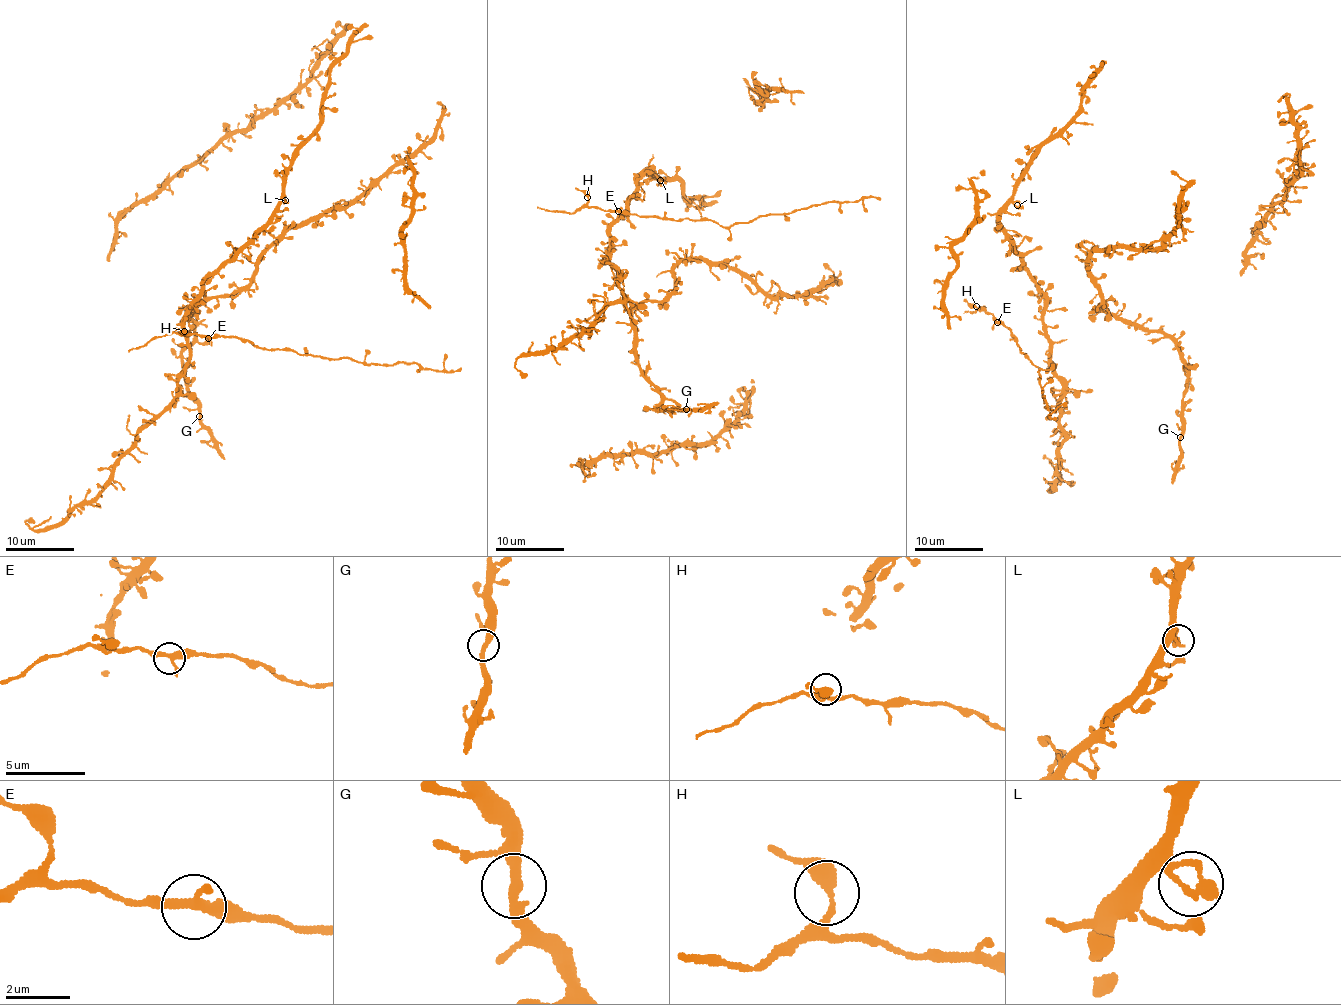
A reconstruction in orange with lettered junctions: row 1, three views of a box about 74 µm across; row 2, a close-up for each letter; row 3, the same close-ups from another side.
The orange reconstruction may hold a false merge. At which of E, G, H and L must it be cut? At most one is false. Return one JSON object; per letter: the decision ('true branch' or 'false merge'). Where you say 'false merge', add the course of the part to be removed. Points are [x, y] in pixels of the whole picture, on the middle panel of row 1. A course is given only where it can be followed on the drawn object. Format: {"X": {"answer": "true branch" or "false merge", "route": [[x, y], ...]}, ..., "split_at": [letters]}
{"E": {"answer": "true branch"}, "G": {"answer": "true branch"}, "H": {"answer": "true branch"}, "L": {"answer": "true branch"}, "split_at": []}

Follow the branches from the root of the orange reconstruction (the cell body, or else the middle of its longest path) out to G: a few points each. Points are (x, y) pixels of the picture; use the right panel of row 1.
G: (1100, 311), (1112, 312), (1149, 330), (1160, 329), (1174, 342), (1187, 372), (1179, 437)

